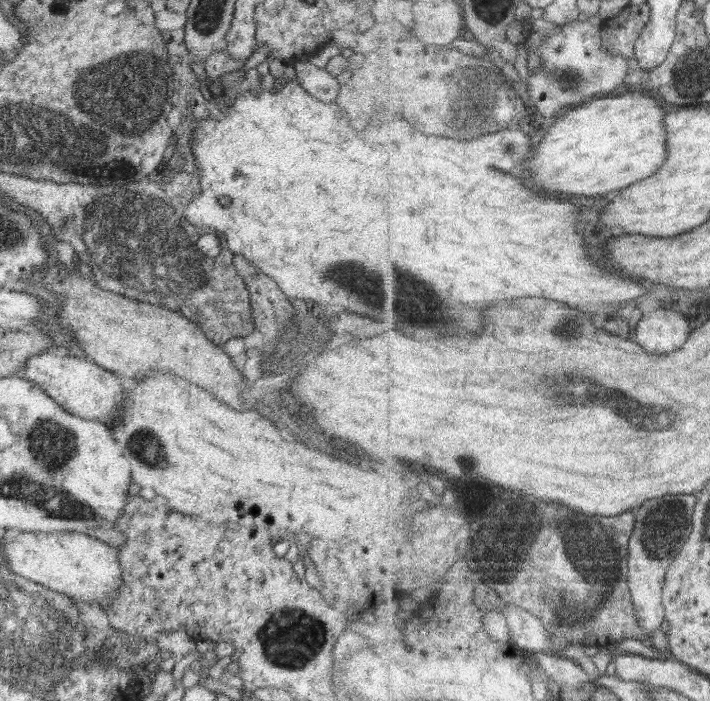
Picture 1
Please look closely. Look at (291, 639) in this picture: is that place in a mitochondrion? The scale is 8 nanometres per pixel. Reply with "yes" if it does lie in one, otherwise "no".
yes

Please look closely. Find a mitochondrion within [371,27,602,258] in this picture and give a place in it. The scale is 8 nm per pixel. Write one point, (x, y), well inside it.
(571, 79)

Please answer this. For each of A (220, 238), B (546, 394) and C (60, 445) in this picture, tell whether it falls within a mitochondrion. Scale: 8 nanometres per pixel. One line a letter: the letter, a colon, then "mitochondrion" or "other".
A: other
B: mitochondrion
C: mitochondrion

